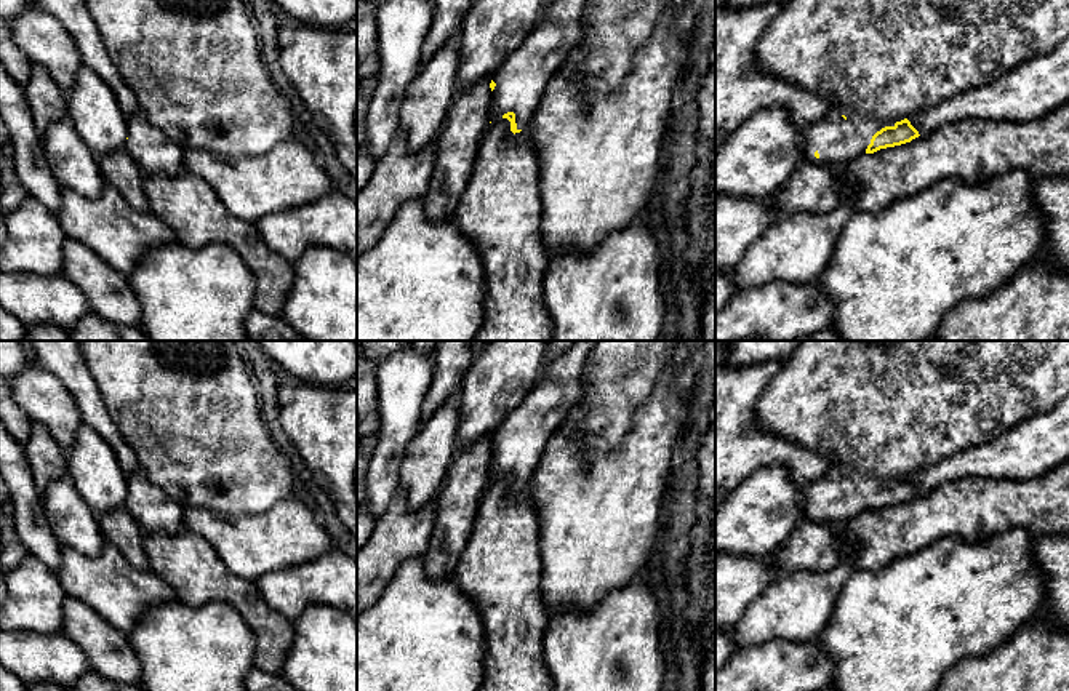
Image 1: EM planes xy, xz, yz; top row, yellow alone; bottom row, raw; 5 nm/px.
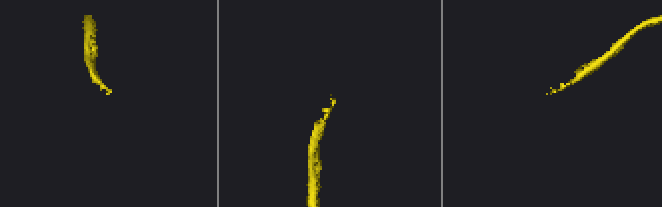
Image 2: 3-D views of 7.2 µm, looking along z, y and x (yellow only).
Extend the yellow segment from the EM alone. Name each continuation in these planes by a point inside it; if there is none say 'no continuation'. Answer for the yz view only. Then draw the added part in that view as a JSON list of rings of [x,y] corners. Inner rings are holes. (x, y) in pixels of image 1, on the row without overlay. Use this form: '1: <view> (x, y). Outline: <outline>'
1: yz (837, 499). Outline: [[[839,467],[803,486],[803,520],[816,523],[842,523],[866,512],[872,494],[885,485],[895,485],[895,478],[871,478],[855,485],[845,478]]]

